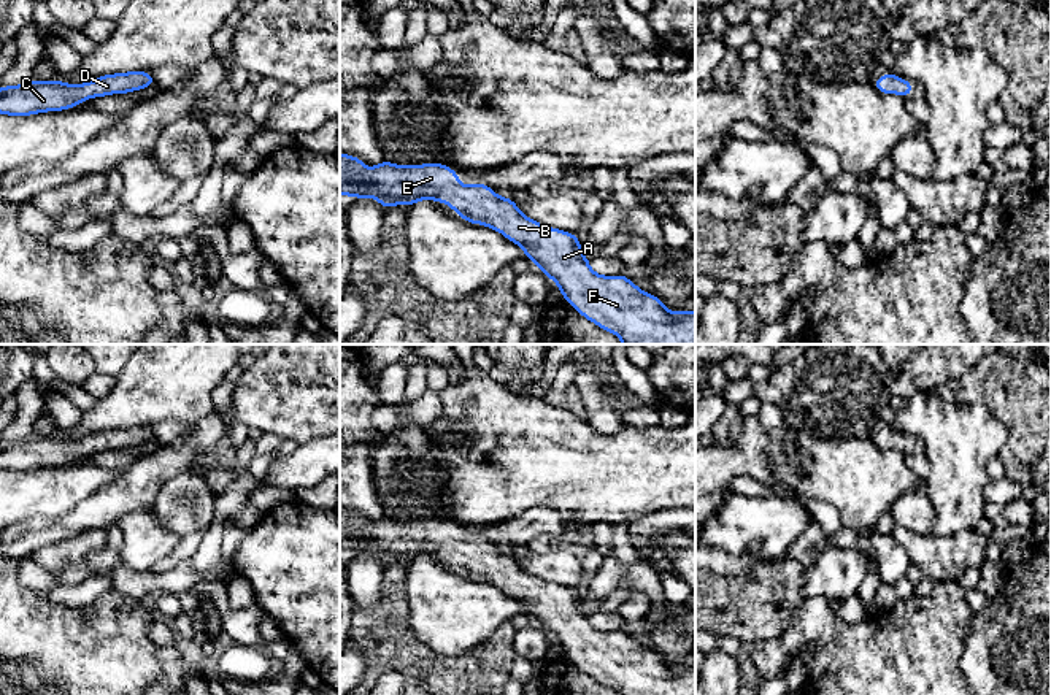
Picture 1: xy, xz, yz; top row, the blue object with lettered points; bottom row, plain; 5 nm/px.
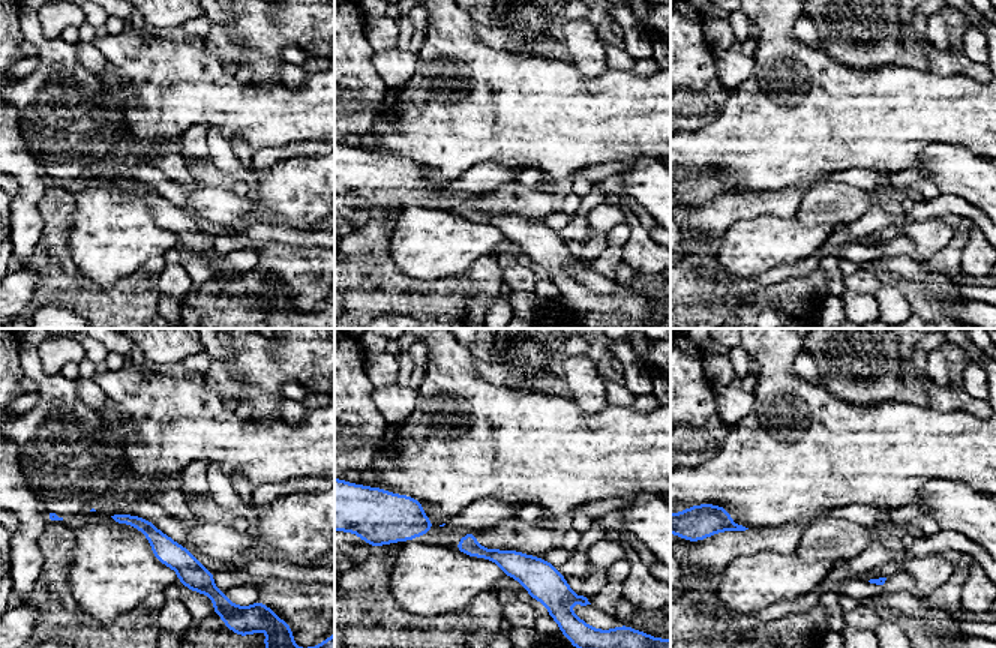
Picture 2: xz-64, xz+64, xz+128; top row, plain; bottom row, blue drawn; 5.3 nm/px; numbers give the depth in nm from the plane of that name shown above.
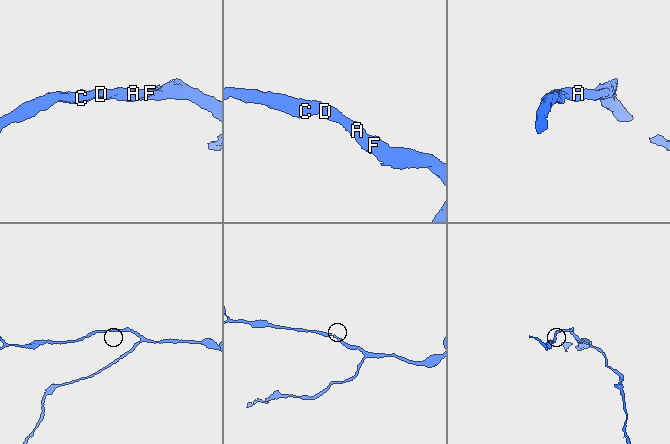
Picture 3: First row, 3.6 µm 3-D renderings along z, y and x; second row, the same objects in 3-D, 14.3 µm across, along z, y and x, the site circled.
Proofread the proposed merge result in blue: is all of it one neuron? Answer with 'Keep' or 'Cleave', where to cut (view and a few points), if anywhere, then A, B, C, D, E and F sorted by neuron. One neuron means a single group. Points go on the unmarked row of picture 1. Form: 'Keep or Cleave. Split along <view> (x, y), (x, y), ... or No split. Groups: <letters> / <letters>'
Keep. No split. Groups: A B C D E F

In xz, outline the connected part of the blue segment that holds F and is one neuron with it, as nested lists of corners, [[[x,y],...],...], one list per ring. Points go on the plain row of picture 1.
[[[340,509],[340,551],[376,554],[384,566],[392,560],[410,563],[418,555],[445,557],[464,576],[491,582],[519,600],[526,614],[533,616],[546,635],[552,633],[557,638],[565,657],[602,685],[621,695],[695,695],[695,666],[672,668],[656,651],[643,647],[627,632],[594,628],[589,614],[581,608],[579,592],[526,573],[513,554],[499,552],[484,538],[460,541],[459,528],[448,520],[402,522],[383,516],[373,524],[365,524],[362,514]]]

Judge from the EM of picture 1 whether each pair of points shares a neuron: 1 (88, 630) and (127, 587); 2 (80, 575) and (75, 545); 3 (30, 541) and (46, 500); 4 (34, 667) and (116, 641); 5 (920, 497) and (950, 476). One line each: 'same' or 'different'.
1: different
2: different
3: different
4: same
5: different

